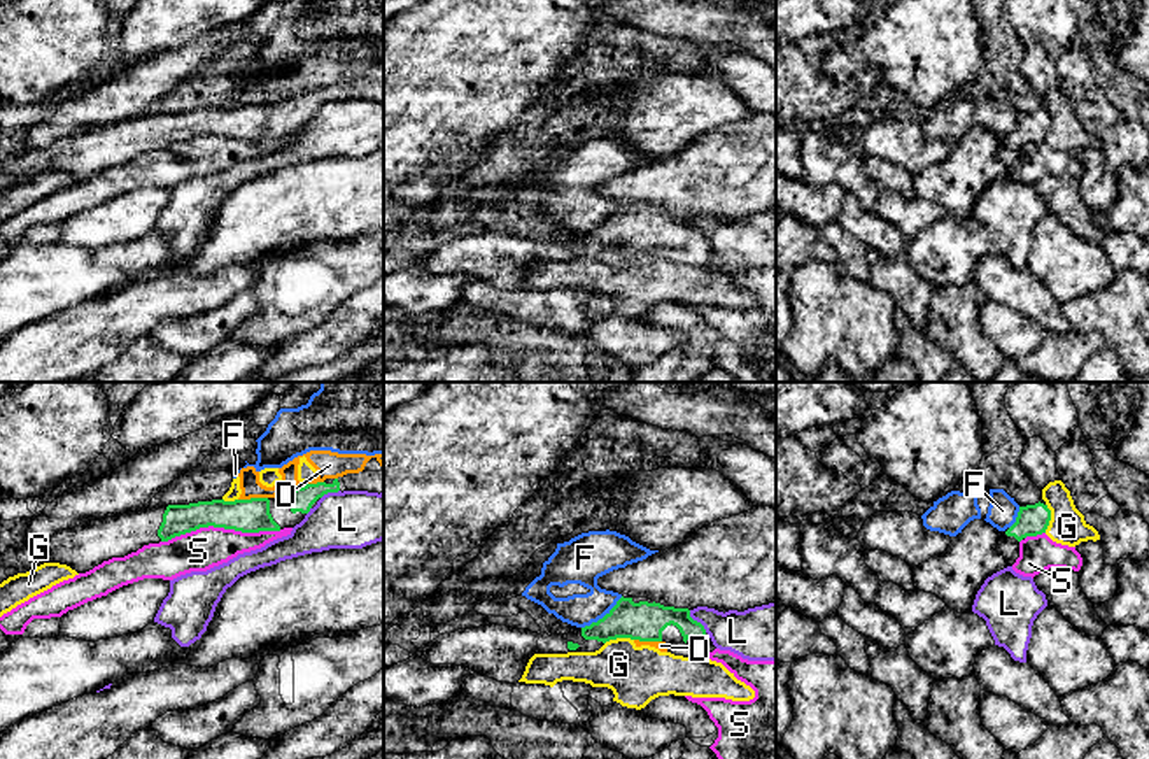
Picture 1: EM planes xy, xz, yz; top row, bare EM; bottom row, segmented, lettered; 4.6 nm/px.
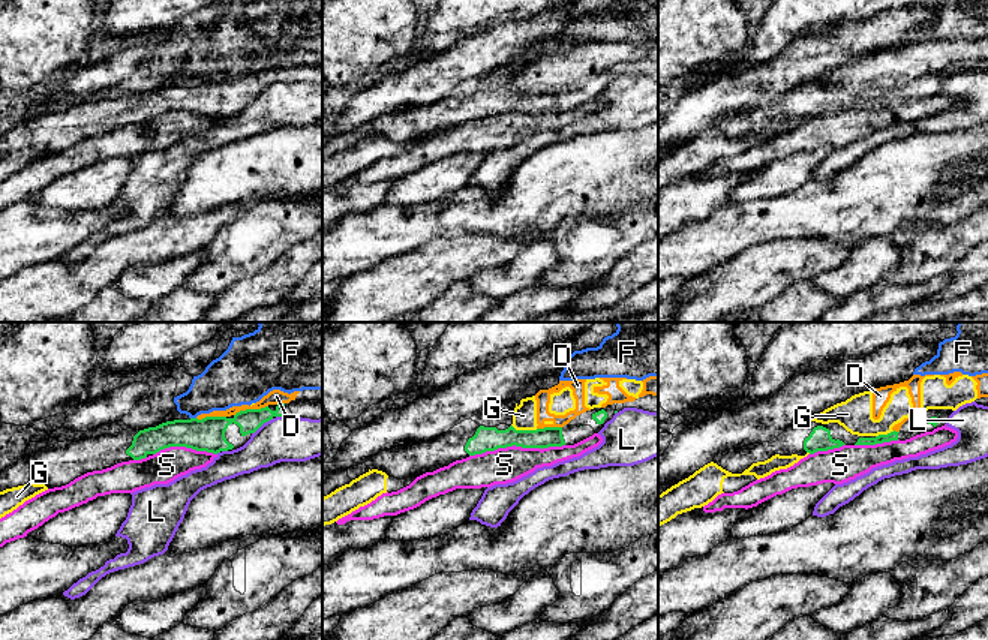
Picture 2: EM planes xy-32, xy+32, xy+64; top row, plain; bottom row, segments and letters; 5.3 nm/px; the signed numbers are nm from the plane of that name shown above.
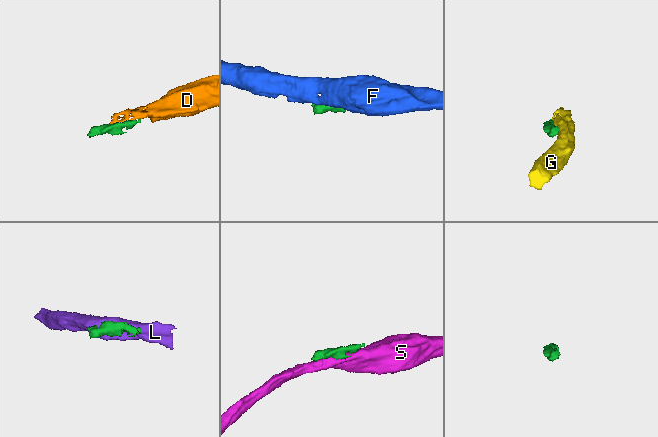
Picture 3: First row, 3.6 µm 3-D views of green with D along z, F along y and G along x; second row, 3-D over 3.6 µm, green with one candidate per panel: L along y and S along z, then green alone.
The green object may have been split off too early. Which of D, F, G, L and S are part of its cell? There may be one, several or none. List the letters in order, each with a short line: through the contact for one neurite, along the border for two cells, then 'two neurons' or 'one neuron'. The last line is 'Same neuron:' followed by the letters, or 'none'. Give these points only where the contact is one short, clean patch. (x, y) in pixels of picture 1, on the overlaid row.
D: line xy (323, 481), (288, 491); two neurons
F: two neurons
G: line xz (633, 638), (610, 638), (605, 644); two neurons
L: line xz (689, 610), (706, 631); two neurons
S: two neurons
Same neuron: none

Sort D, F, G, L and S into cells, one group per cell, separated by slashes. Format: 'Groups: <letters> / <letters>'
Groups: D G / F / L / S

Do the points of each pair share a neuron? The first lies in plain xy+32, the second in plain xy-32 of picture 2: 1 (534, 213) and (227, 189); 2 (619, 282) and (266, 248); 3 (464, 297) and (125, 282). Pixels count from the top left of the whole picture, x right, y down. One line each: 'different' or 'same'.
1: same
2: different
3: different

